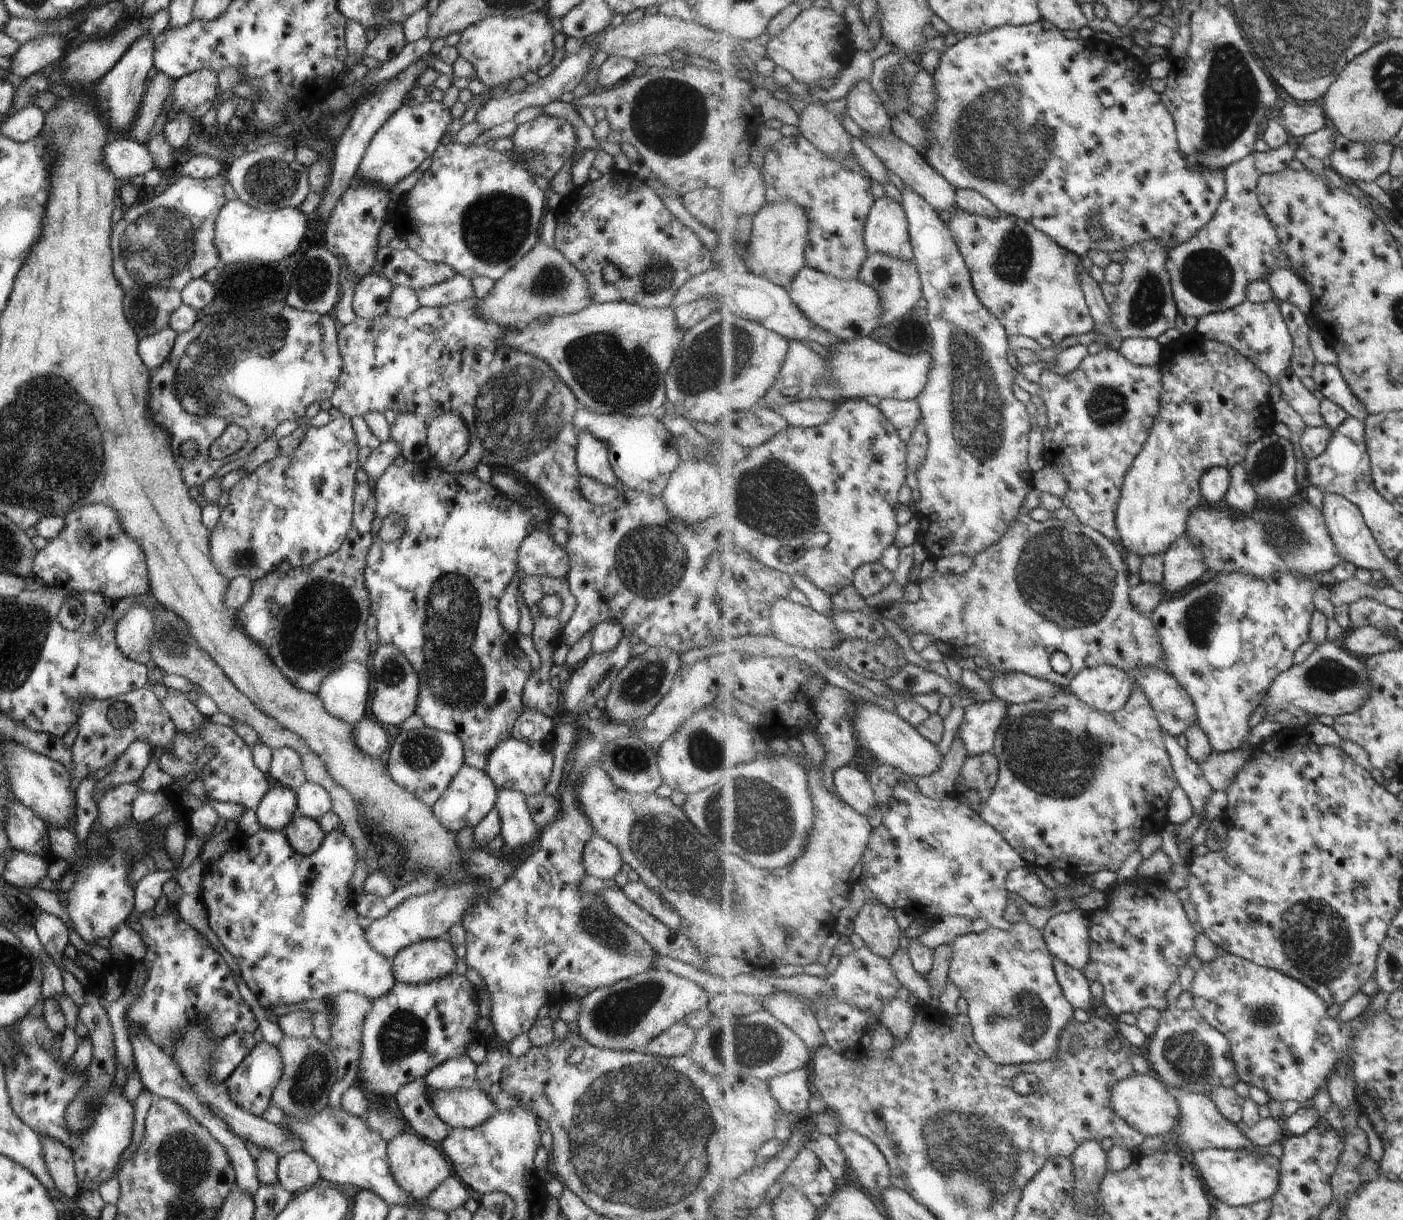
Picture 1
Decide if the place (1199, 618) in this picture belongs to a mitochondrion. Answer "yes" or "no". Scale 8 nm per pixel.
yes

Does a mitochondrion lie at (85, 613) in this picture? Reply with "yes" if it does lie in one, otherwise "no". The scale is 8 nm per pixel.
no

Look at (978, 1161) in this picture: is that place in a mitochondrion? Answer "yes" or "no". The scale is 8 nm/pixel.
yes

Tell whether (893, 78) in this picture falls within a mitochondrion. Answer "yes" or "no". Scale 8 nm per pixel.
yes

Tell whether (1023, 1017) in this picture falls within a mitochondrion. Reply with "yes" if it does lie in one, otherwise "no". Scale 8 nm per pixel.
yes

